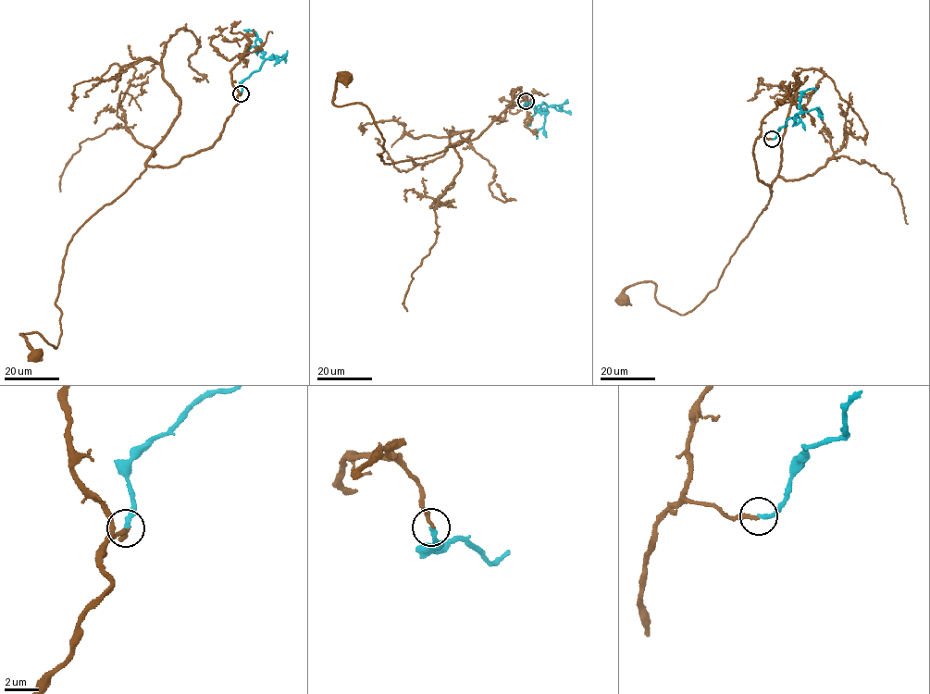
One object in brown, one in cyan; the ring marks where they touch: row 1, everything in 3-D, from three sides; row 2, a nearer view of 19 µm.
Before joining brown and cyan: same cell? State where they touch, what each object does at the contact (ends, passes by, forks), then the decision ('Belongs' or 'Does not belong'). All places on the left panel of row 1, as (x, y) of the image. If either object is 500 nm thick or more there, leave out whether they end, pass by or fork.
Place: (241, 93). At the ring brown ends. At the ring cyan ends. Belongs

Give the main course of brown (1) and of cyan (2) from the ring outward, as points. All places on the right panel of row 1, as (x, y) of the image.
1: (772, 139), (757, 139), (752, 154), (771, 193), (715, 287), (683, 315), (657, 302), (650, 281), (623, 298)
2: (772, 139), (780, 128), (787, 126), (787, 120), (799, 114), (803, 91), (811, 88), (816, 91)

